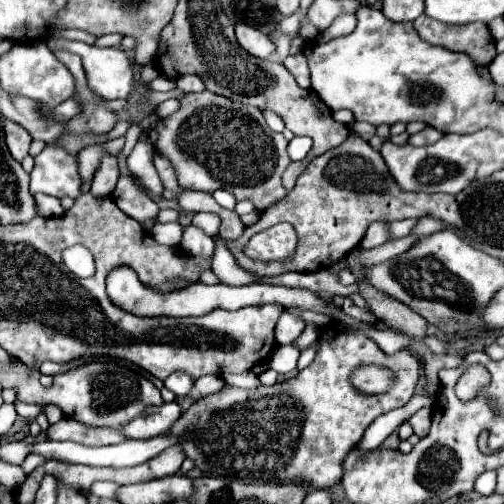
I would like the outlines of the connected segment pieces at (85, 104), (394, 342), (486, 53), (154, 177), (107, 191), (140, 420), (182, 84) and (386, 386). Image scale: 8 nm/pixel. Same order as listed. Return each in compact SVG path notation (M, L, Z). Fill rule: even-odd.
M57 50L55 56L73 74L73 78L75 78L75 98L81 104L81 114L73 116L67 122L67 132L65 134L93 134L93 136L99 136L99 134L111 132L113 126L117 124L117 112L105 108L103 102L107 102L107 100L101 98L101 96L95 96L95 92L91 92L91 88L87 86L87 76L85 76L85 70L81 66L79 56L75 56L71 52L65 52L65 50Z
M119 266L113 268L109 274L109 282L107 282L107 294L111 296L111 300L115 300L117 306L125 308L127 312L139 314L139 316L203 316L207 312L211 312L213 308L225 308L225 310L239 310L243 306L251 306L251 304L265 304L265 302L279 302L285 308L289 306L299 306L299 308L307 308L319 314L329 314L339 322L345 322L361 332L365 332L371 340L375 340L379 344L379 348L387 354L395 354L397 350L401 350L403 346L411 344L411 336L401 336L399 332L391 330L391 328L383 328L383 326L371 326L365 322L359 322L351 316L347 316L339 306L333 306L331 302L325 302L323 298L315 296L311 290L303 290L303 288L287 288L287 286L269 286L269 284L247 284L247 286L225 286L225 284L215 284L215 286L207 286L207 284L193 284L189 288L177 290L177 292L169 292L169 294L159 294L149 290L135 274L133 268L129 266Z
M423 13L413 22L413 25L419 32L419 36L423 36L423 40L445 46L453 52L465 52L479 66L489 66L497 56L495 40L491 38L485 24L449 26Z
M139 140L137 146L133 148L131 156L127 158L127 166L129 172L135 180L139 180L139 184L150 194L161 196L163 194L163 184L161 178L153 166L153 146Z
M107 154L99 166L99 170L95 172L93 178L93 186L91 186L91 194L95 198L103 198L103 196L111 196L111 190L115 190L115 184L119 180L119 168L117 168L117 156L115 154Z
M175 400L163 402L157 410L147 408L147 412L141 412L135 420L127 422L127 426L123 426L123 434L133 440L149 440L153 436L165 434L179 416L181 408Z
M187 74L187 76L179 76L177 80L177 88L181 88L183 92L203 92L203 80L199 80L199 76L195 74Z
M375 364L355 368L355 374L351 374L351 386L365 396L377 396L389 392L395 386L395 380L397 380L395 372Z

